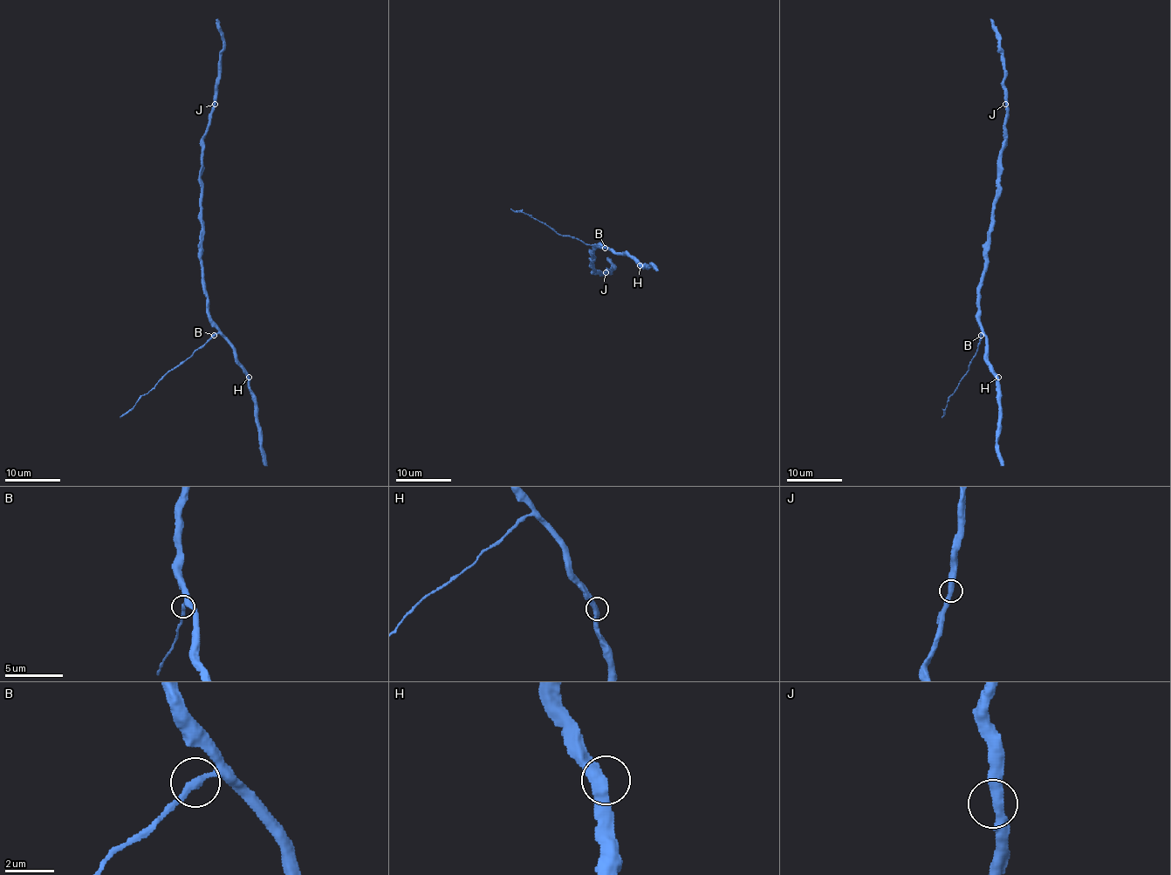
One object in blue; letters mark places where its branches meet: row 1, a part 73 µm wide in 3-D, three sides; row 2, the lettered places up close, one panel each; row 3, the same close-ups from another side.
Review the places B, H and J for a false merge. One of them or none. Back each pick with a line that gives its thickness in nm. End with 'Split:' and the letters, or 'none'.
Split: none

